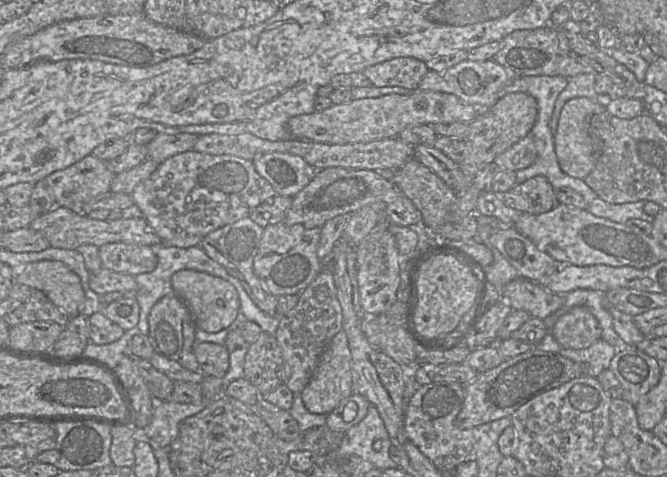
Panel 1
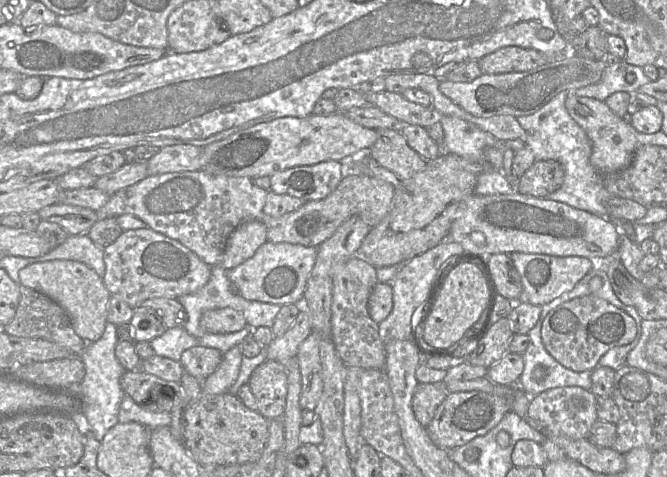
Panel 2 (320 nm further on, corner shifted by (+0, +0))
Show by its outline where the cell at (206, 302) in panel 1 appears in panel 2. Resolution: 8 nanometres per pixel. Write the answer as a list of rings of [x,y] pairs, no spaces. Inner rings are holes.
[[[230,307],[206,310],[200,318],[200,327],[207,333],[237,332],[245,326],[247,322],[243,313]]]

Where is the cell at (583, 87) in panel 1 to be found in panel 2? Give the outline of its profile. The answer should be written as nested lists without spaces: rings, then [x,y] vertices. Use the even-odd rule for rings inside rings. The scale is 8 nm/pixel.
[[[621,60],[618,63],[606,66],[597,83],[568,91],[572,91],[574,95],[579,97],[589,97],[605,101],[616,92],[636,92],[642,85],[649,82],[650,80],[643,73],[642,67],[628,64]],[[628,73],[635,75],[635,80],[631,84],[626,82],[626,75]]]

